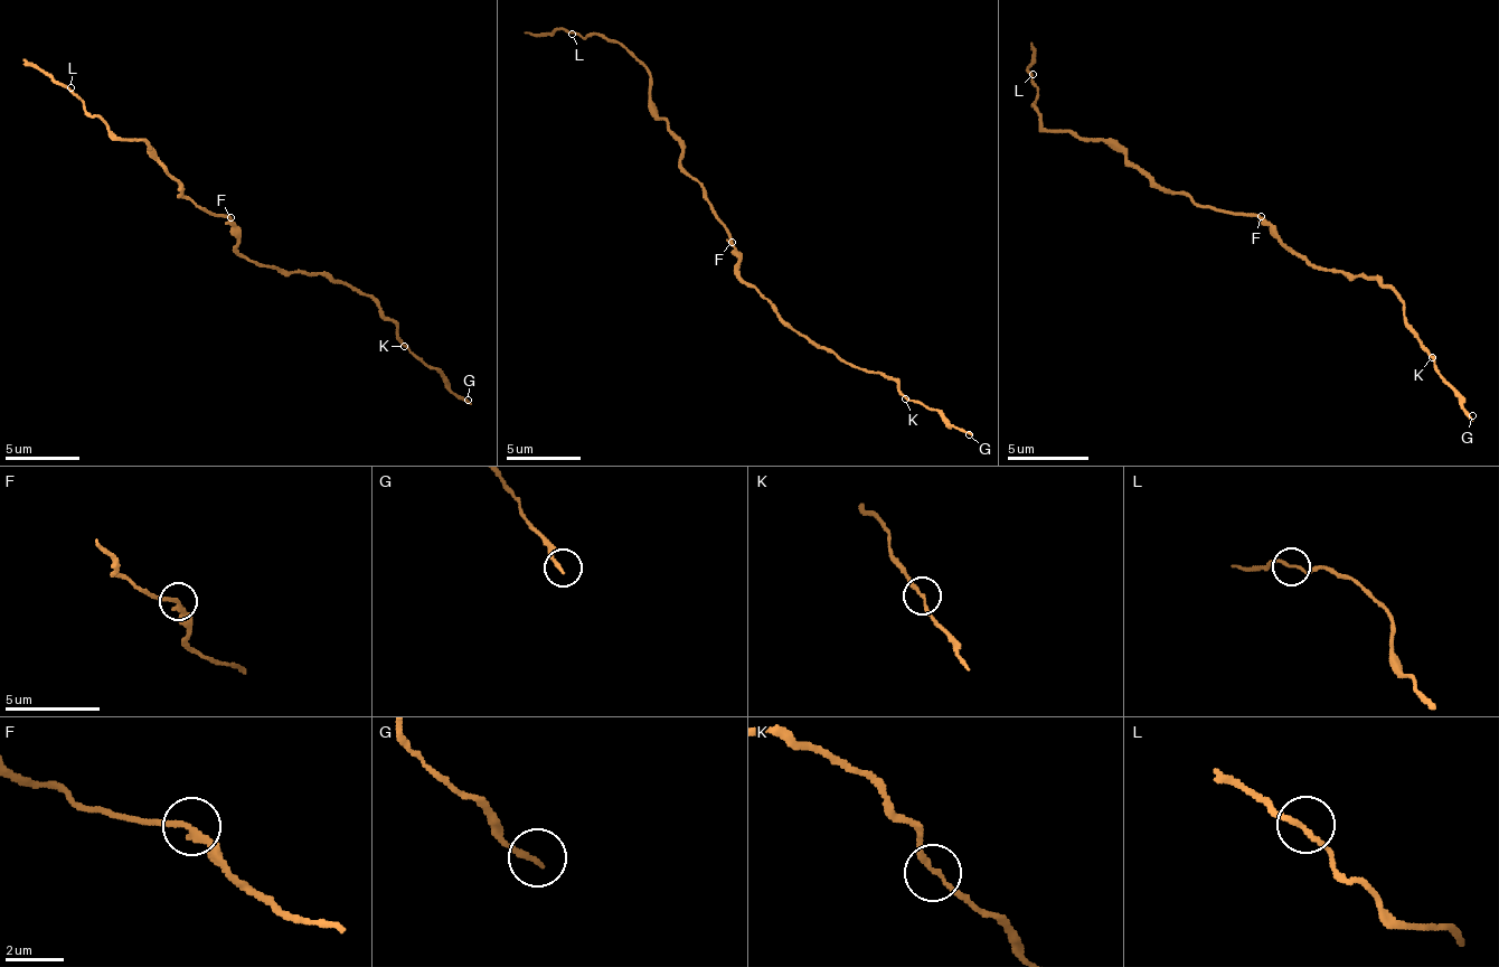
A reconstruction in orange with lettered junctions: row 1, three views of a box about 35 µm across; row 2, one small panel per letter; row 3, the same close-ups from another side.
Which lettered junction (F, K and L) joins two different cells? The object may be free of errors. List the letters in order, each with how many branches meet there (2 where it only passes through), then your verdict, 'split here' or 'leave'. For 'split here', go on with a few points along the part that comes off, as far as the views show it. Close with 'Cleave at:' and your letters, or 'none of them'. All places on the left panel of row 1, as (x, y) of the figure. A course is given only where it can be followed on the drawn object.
F: 2 branches meet; leave
K: 2 branches meet; leave
L: 2 branches meet; leave
Cleave at: none of them

